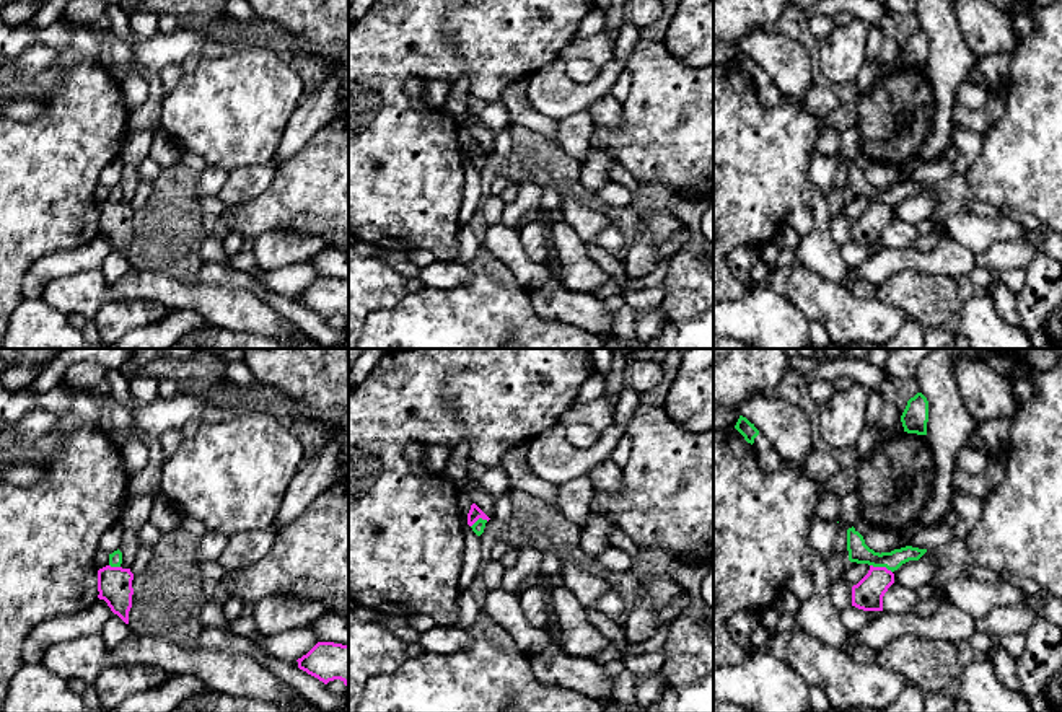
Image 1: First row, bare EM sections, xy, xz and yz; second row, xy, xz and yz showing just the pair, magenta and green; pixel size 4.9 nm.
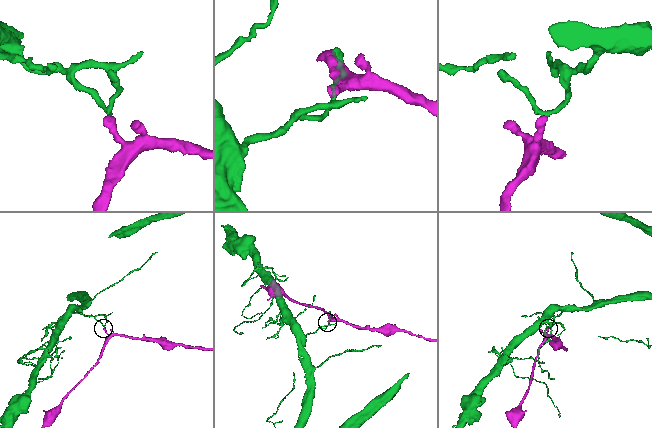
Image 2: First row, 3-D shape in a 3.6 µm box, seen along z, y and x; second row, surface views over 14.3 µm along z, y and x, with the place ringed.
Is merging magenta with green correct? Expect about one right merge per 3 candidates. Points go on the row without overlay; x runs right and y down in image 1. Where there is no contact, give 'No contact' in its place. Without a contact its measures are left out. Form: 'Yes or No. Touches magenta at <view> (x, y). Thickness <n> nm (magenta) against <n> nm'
No. Touches magenta at yz (882, 202). Thickness 150 nm (magenta) against 100 nm

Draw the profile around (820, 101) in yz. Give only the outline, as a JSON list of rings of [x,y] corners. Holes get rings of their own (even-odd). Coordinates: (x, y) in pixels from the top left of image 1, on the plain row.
[[[811,83],[803,106],[819,122],[818,150],[837,160],[840,134],[827,127],[826,119],[840,106],[839,98],[829,88]]]

